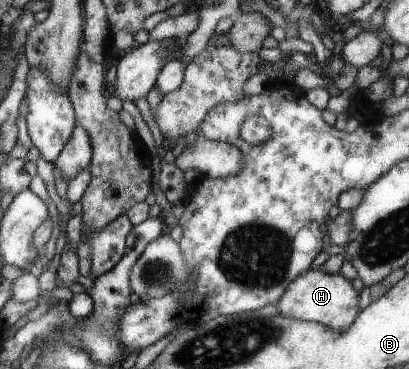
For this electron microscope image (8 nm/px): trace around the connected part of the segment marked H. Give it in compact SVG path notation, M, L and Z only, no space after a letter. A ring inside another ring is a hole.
M319 268L304 271L299 277L293 278L287 290L275 303L282 316L306 322L315 322L332 328L333 331L345 331L354 322L357 315L357 291L351 287L341 272L328 274Z

